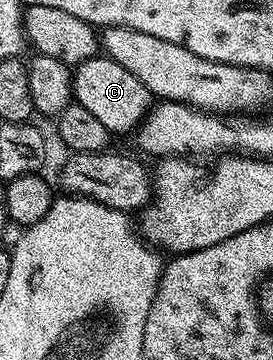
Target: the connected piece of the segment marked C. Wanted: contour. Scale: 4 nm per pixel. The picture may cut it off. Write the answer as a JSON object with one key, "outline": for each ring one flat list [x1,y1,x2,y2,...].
{"outline":[[97,54,94,58,75,65,72,74,72,95,75,103,86,106,86,110,96,115,102,121,102,126,106,126,106,130,113,134,128,131,131,133,139,128,145,116,154,107,154,97,150,90,146,90,146,86,142,86,142,82,138,82,138,78,130,74,130,70,118,66,118,62,103,54]]}

